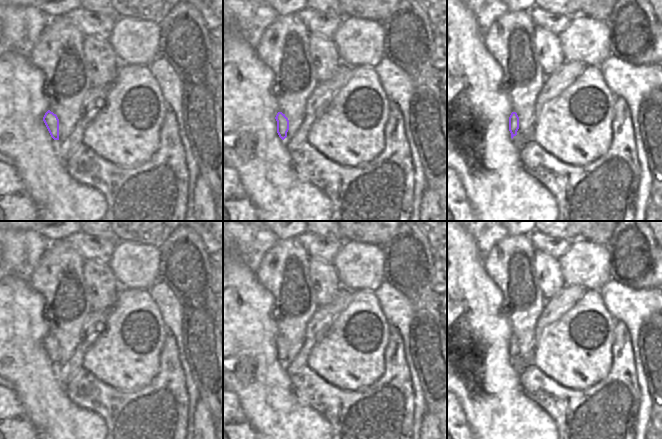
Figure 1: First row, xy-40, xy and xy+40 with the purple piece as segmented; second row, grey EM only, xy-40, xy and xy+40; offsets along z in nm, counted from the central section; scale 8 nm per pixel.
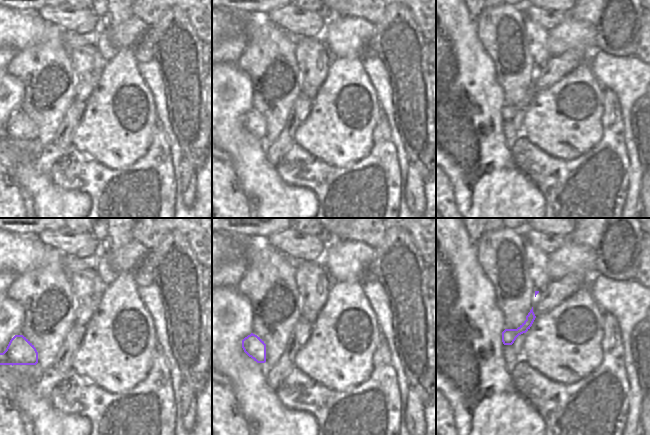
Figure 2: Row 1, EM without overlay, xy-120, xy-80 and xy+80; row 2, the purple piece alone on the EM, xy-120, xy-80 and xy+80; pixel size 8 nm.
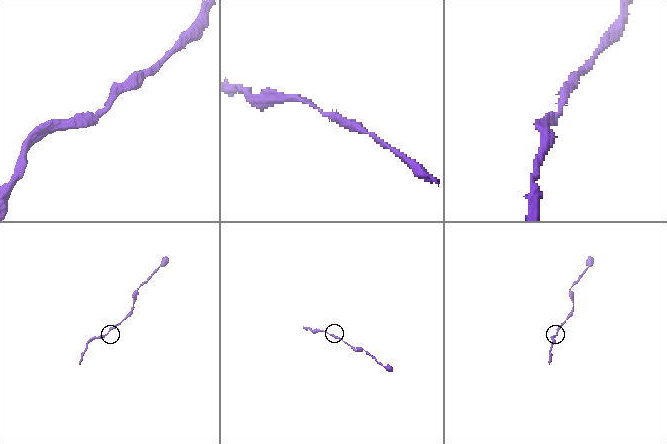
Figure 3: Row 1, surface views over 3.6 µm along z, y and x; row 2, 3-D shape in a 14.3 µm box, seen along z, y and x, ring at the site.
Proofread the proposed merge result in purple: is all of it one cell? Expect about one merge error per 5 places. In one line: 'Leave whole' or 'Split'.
Leave whole

